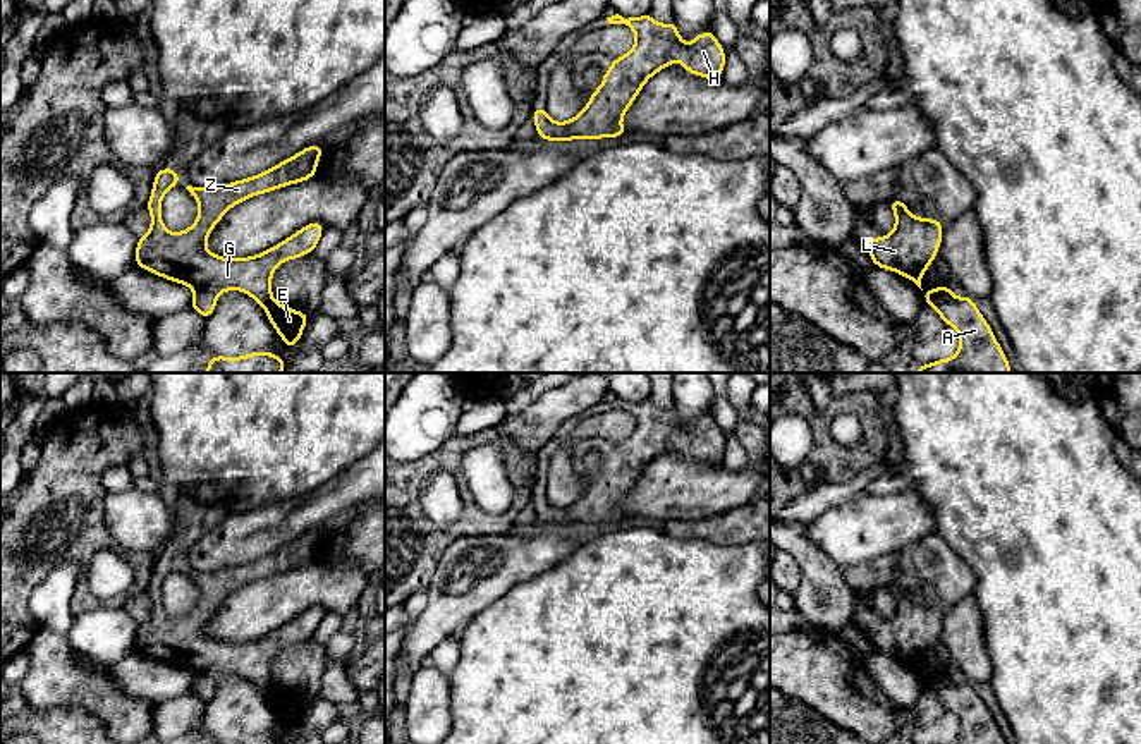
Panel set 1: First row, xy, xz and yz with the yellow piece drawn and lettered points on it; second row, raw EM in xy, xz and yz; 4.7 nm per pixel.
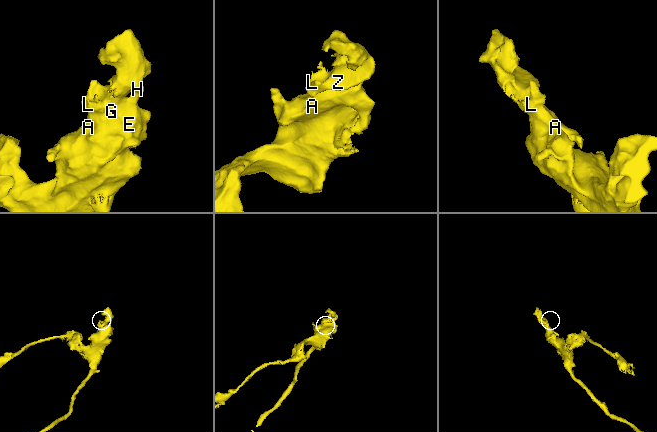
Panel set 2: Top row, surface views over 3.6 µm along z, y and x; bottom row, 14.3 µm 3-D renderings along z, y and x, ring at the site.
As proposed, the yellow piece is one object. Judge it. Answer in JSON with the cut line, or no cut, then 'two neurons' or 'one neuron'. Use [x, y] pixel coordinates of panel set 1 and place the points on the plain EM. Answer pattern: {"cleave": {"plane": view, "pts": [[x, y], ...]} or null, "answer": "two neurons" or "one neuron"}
{"cleave": null, "answer": "one neuron"}

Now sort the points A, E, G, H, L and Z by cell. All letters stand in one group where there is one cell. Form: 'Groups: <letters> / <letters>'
Groups: A E G H L Z

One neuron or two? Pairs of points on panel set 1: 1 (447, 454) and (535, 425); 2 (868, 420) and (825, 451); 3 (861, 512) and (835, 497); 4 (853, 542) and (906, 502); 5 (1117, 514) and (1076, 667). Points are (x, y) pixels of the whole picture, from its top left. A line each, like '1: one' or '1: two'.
1: two
2: one
3: two
4: one
5: one

